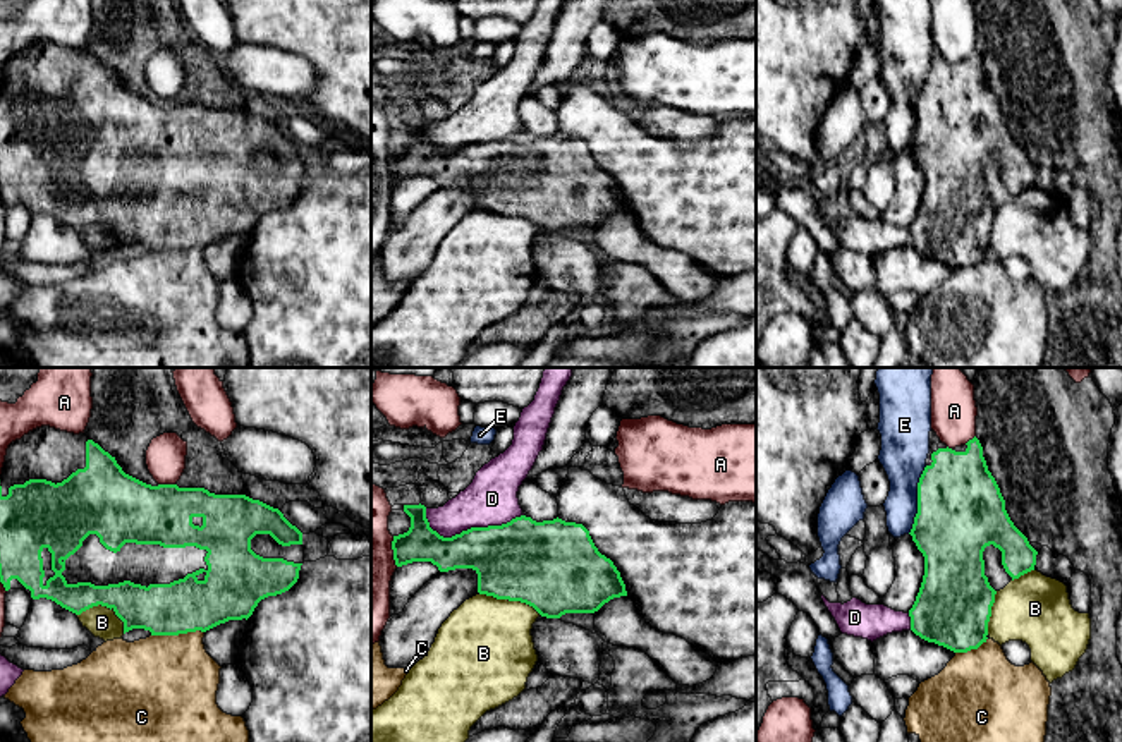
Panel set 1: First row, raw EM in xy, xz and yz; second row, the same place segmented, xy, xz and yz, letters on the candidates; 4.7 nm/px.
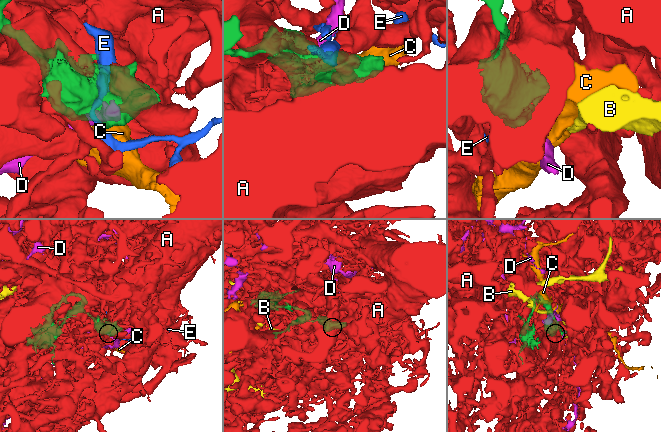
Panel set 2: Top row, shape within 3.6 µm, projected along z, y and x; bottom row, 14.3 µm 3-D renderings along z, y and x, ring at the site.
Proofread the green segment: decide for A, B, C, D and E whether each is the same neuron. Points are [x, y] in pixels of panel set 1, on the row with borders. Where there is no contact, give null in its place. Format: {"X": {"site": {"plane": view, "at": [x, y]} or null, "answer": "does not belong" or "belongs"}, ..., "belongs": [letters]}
{"A": {"site": {"plane": "xy", "at": [167, 485]}, "answer": "does not belong"}, "B": {"site": {"plane": "xy", "at": [107, 607]}, "answer": "does not belong"}, "C": {"site": {"plane": "xy", "at": [177, 634]}, "answer": "does not belong"}, "D": {"site": {"plane": "xz", "at": [468, 529]}, "answer": "does not belong"}, "E": {"site": {"plane": "yz", "at": [918, 500]}, "answer": "does not belong"}, "belongs": []}

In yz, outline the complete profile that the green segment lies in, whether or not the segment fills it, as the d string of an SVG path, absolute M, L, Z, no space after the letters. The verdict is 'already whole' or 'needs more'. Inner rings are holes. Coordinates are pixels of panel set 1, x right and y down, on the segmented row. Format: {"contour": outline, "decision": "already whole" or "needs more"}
{"contour": "M930 431L930 453L918 483L918 514L909 534L924 556L923 582L909 610L911 630L954 653L978 649L988 639L995 594L1034 570L1038 551L1010 520L976 436L948 448Z", "decision": "needs more"}

